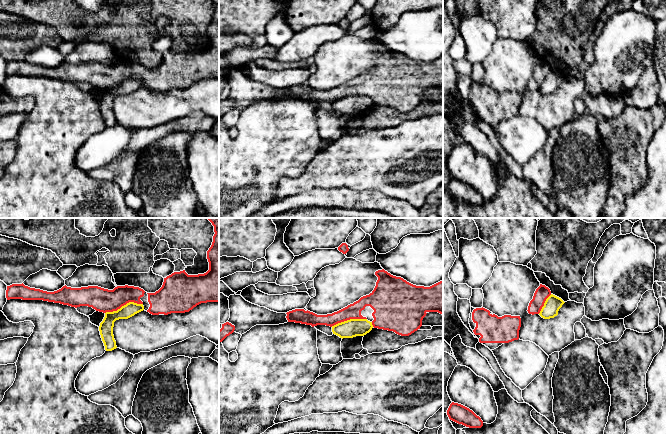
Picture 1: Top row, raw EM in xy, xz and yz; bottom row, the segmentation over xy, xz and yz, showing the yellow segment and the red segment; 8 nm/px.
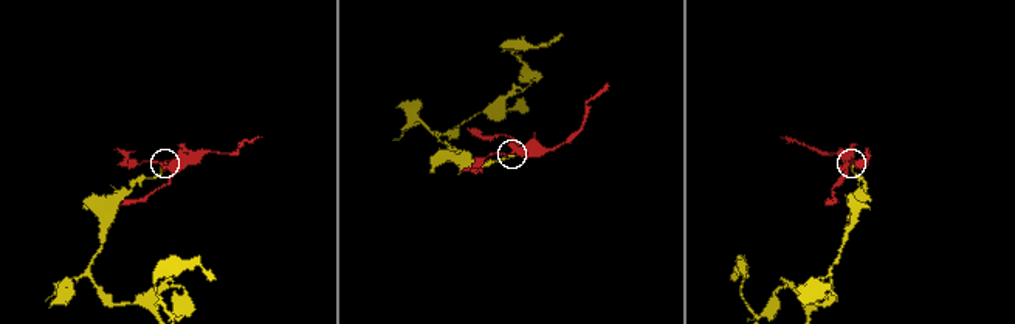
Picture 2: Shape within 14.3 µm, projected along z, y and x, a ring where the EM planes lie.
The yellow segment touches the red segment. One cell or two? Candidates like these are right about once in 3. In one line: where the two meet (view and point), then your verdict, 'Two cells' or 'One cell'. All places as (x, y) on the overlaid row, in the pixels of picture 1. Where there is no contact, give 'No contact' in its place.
Touches yellow at xy (124, 305). Two cells

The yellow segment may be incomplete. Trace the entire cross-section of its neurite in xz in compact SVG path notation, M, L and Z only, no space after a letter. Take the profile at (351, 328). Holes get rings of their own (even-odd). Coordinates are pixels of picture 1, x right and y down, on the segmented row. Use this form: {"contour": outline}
{"contour": "M350 319L332 326L332 332L343 339L364 336L372 328L372 322L367 319Z"}

